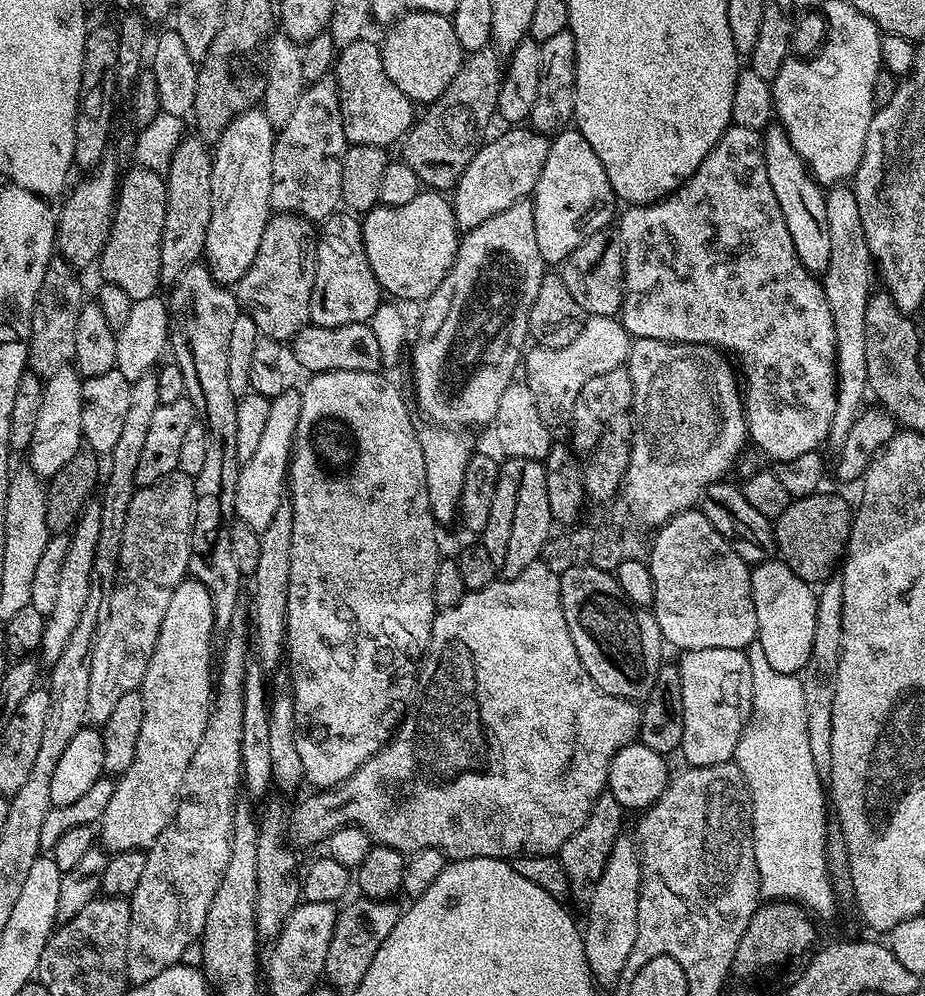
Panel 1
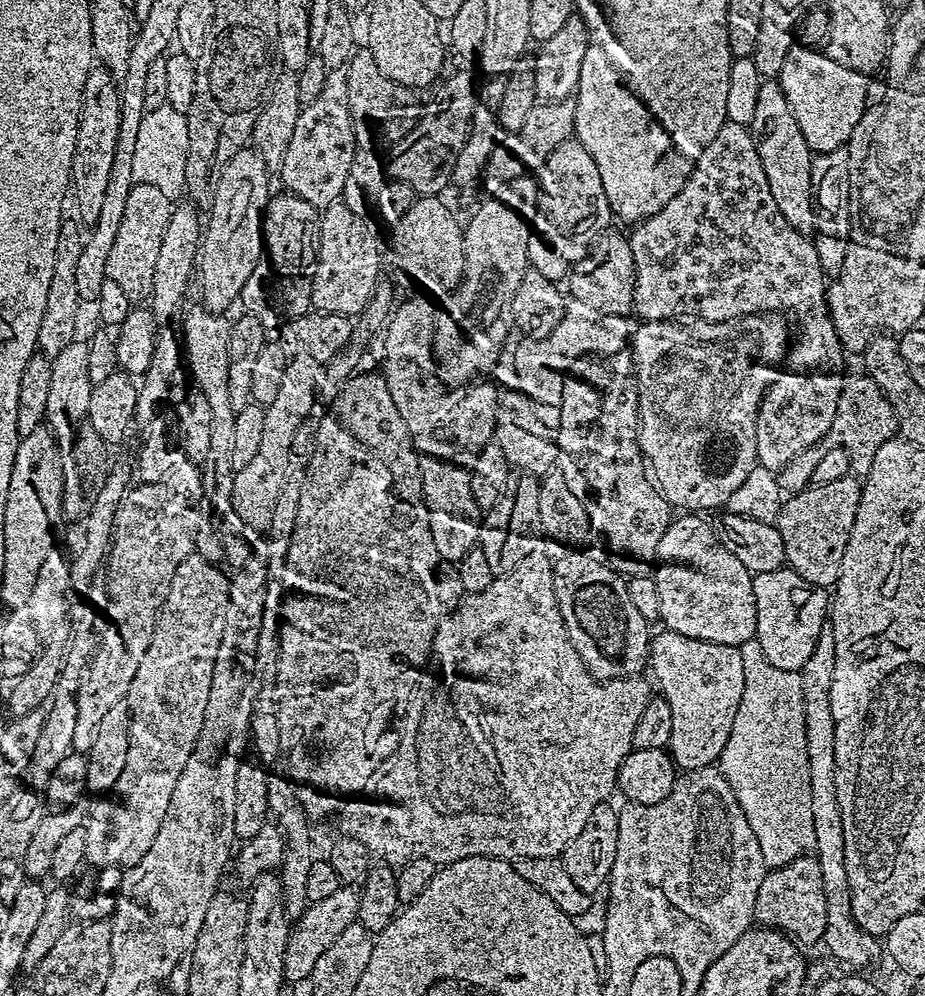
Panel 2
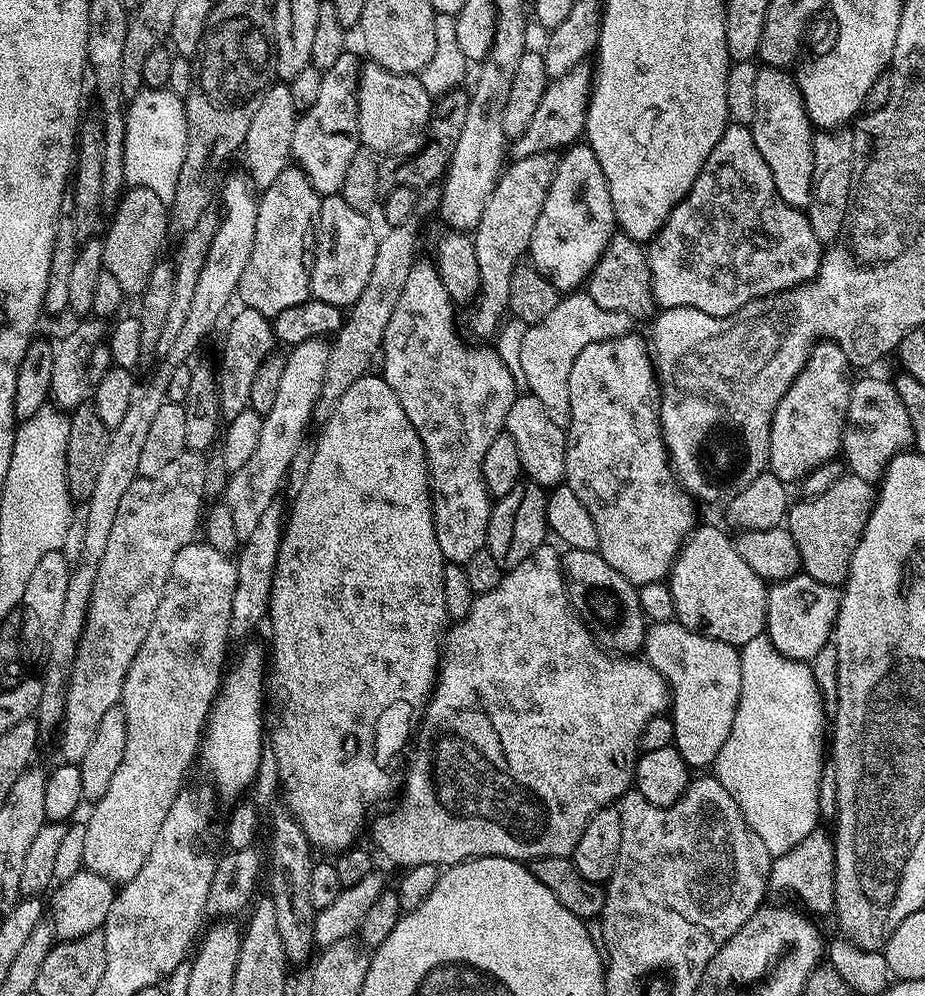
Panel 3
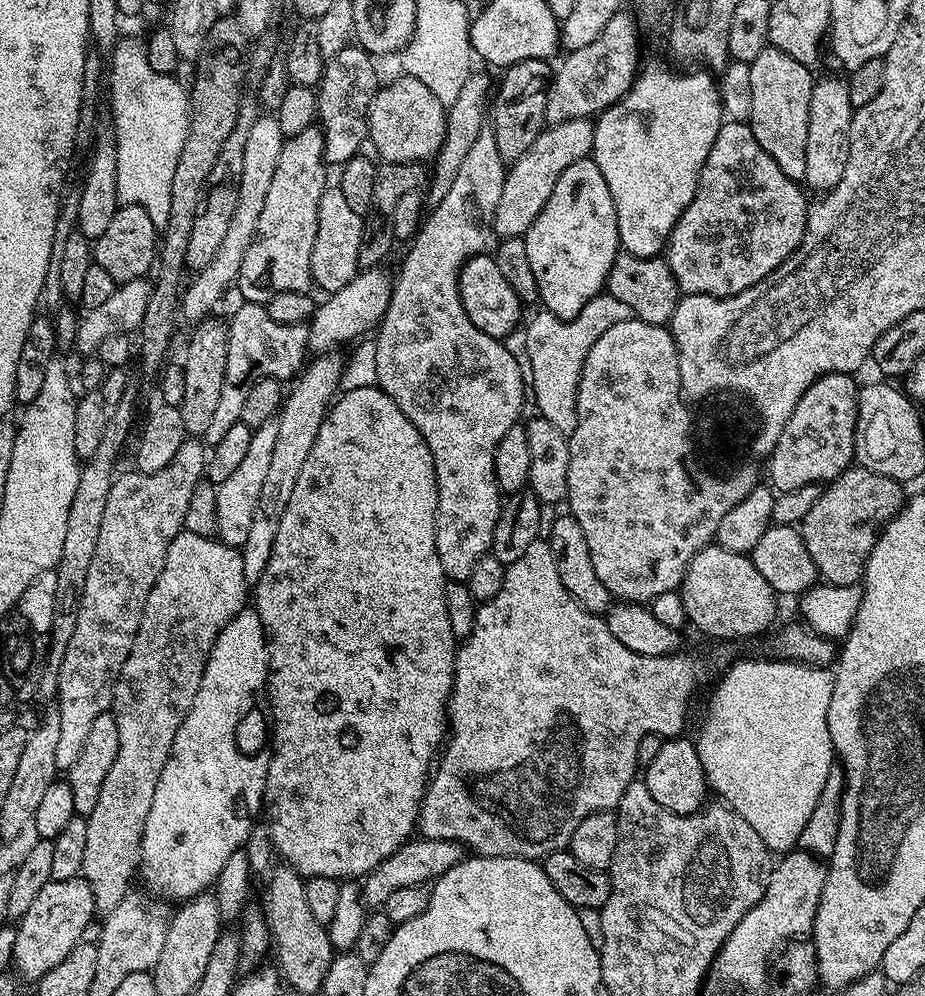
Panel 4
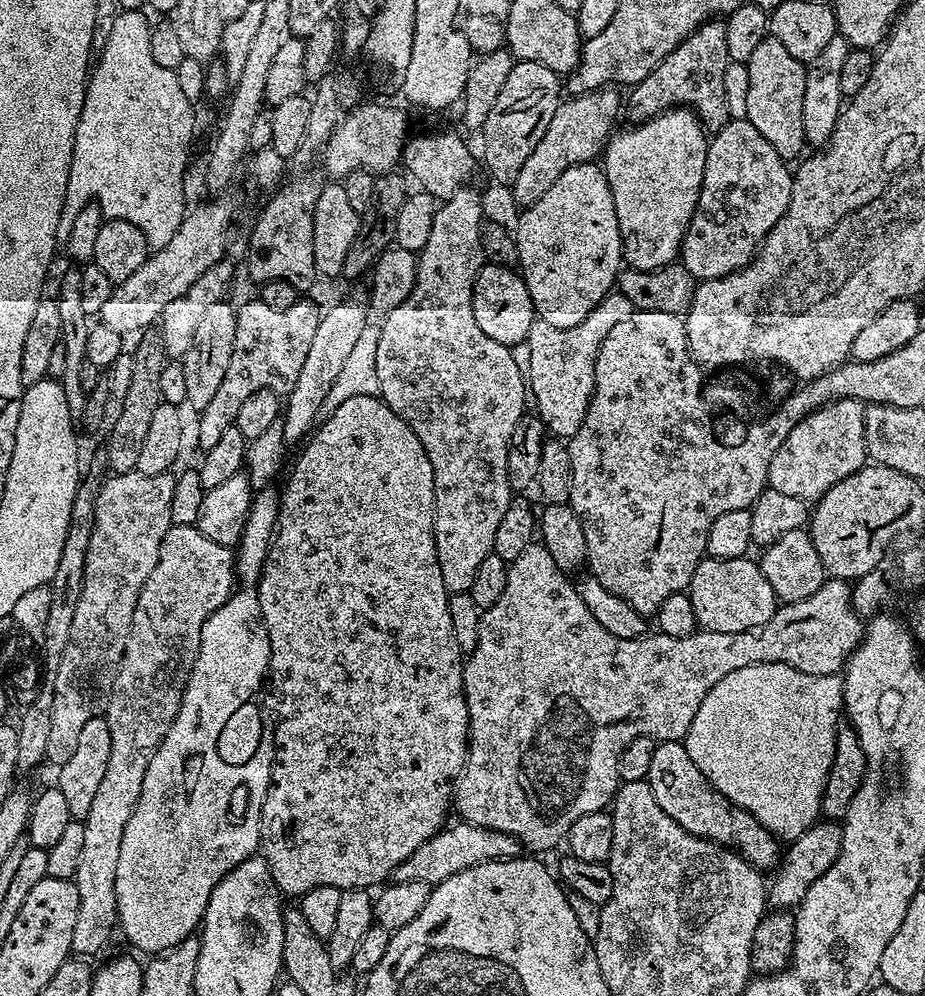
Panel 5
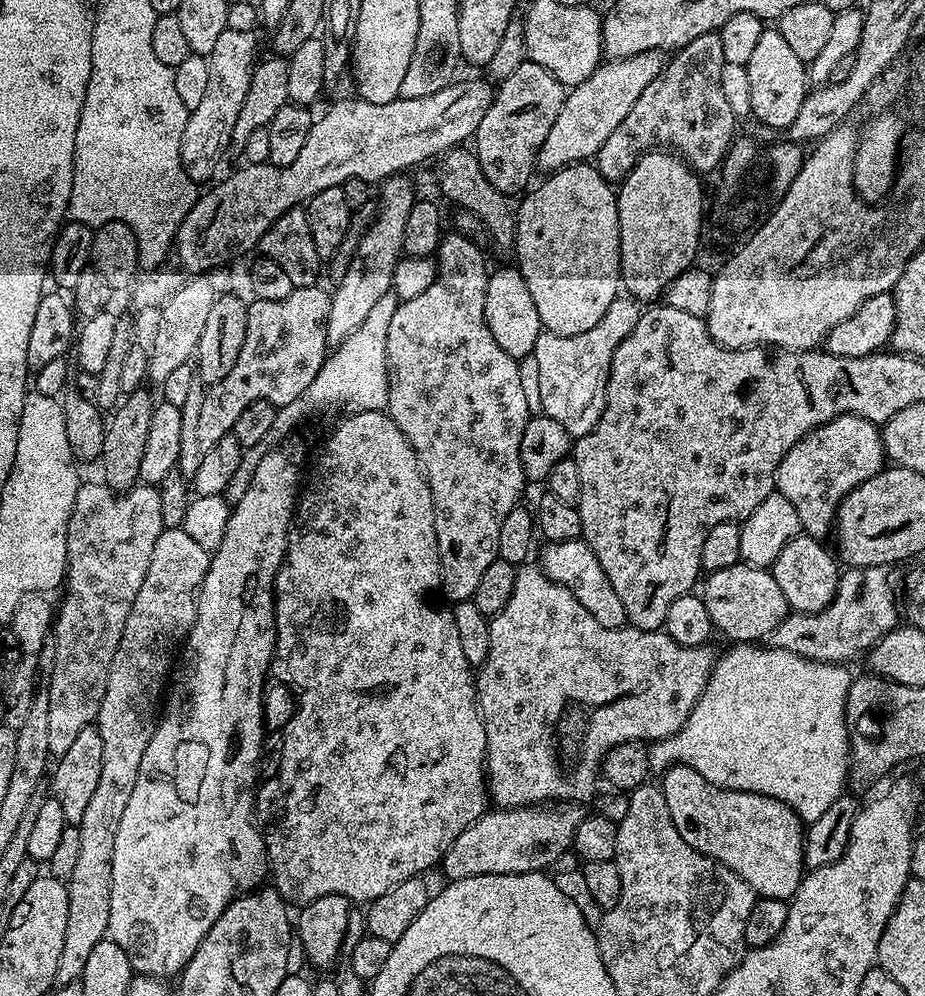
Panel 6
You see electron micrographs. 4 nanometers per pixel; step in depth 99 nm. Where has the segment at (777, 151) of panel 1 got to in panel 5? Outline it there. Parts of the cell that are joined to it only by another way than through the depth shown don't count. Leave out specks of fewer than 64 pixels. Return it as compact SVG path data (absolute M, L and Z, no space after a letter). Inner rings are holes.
M769 34L756 47L754 54L750 54L747 66L750 74L750 91L746 97L747 120L758 134L762 134L762 138L766 138L766 142L770 142L770 146L774 146L774 150L778 150L785 162L795 161L801 155L799 152L806 148L802 126L802 98L806 94L808 73L806 65L793 58L786 46Z

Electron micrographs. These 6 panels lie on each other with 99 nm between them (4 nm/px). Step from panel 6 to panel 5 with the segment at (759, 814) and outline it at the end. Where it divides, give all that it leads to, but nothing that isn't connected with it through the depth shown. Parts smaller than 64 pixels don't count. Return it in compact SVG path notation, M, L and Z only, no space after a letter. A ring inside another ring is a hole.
M661 740L657 743L647 782L650 790L654 790L654 798L658 798L658 806L662 806L662 810L666 810L666 814L670 814L670 818L682 826L682 830L739 852L747 864L753 864L761 870L777 867L777 837L767 832L758 818L754 818L754 814L732 804L713 784L709 784L702 770L694 766L694 758L690 758L681 741Z

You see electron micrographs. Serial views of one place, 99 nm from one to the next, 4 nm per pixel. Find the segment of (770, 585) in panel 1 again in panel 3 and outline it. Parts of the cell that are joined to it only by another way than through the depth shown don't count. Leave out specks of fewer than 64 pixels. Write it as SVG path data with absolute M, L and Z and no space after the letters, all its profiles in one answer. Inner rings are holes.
M806 575L773 583L768 589L766 635L784 656L811 662L823 648L829 647L840 613L841 593L831 584L823 584Z

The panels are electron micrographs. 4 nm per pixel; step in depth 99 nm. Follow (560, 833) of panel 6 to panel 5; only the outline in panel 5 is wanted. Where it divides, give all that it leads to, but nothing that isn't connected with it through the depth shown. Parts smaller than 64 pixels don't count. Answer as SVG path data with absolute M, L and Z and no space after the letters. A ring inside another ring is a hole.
M456 822L456 825L445 826L440 829L434 838L430 838L406 858L392 871L391 879L395 882L426 882L430 885L438 885L446 882L446 878L454 878L467 868L473 868L479 864L485 864L491 860L510 860L519 857L522 852L522 845L510 834L492 832L482 826Z

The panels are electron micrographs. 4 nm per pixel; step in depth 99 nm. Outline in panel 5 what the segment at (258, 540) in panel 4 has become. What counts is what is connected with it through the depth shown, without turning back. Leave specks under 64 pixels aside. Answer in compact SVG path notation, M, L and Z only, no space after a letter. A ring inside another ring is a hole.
M363 299L360 300L340 300L329 312L325 311L321 315L320 325L314 334L310 350L306 353L306 363L298 373L294 390L287 393L286 403L282 408L284 439L289 445L299 445L313 431L317 423L316 415L324 408L326 398L330 394L330 386L334 386L338 374L342 374L342 365L353 352L358 338L362 338L362 330L369 327L369 305Z

